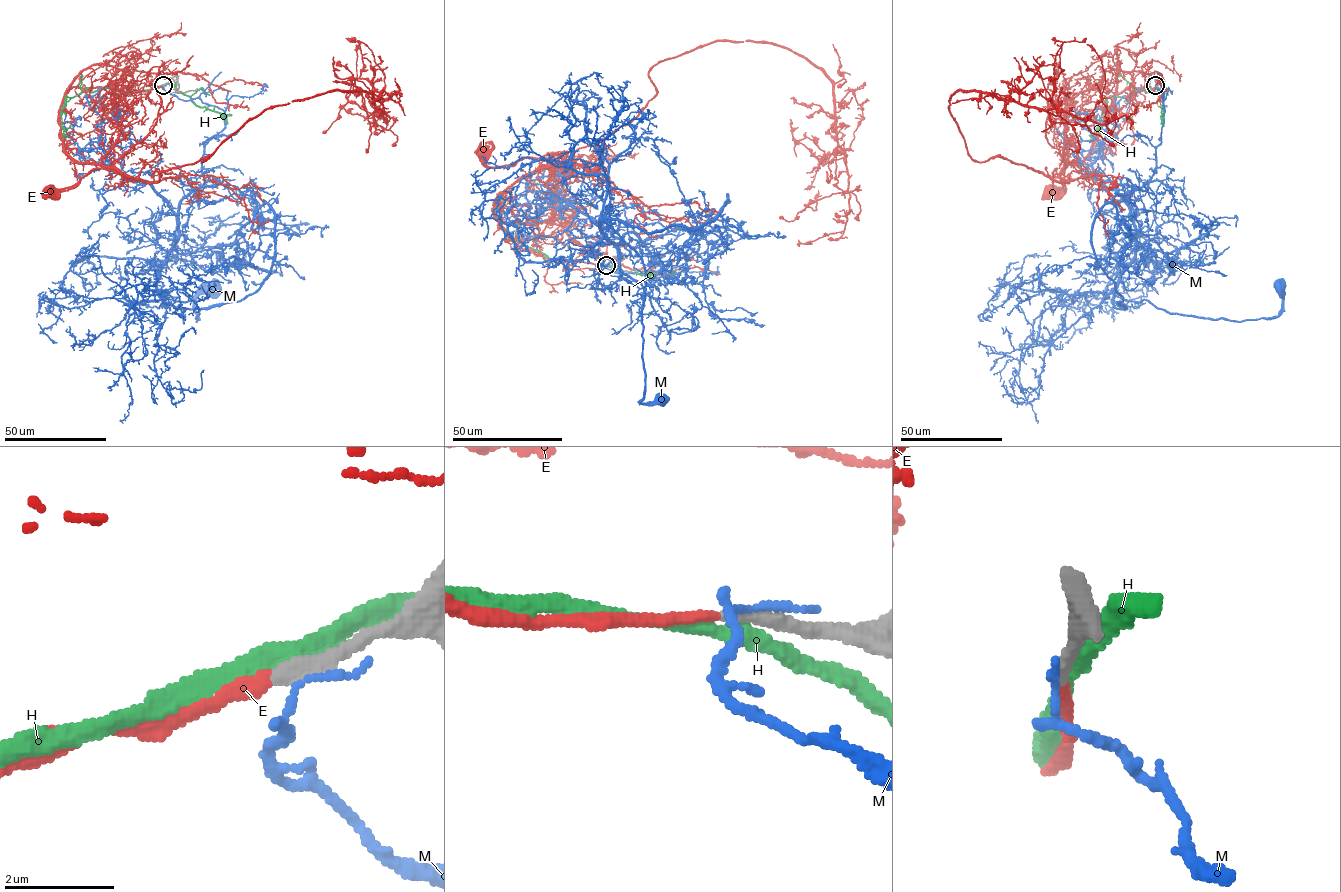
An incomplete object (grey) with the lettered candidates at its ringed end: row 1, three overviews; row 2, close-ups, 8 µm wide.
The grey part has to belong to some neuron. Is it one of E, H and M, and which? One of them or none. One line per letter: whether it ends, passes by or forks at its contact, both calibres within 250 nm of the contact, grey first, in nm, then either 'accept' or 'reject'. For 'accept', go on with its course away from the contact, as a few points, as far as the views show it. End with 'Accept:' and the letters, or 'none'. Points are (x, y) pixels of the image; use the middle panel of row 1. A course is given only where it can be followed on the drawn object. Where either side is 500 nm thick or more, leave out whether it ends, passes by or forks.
E: it ends there; 260 nm thick on the grey side, 220 nm on the other; accept; it runs (606, 265), (554, 262), (515, 241), (495, 219), (497, 197), (558, 163), (558, 154), (489, 167), (484, 152)
H: it passes by; 320 nm thick on the grey side, 340 nm on the other; reject
M: it passes by; 320 nm thick on the grey side, 100 nm on the other; reject
Accept: E

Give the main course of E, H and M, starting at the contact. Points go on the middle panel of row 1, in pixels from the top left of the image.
E: (606, 265), (554, 262), (515, 241), (495, 219), (497, 197), (558, 163), (558, 154), (489, 167), (484, 152)
H: (606, 265), (552, 260), (516, 241), (502, 227), (500, 212), (495, 207), (500, 192)
M: (607, 264), (674, 273), (650, 269), (633, 233), (613, 243), (600, 223), (644, 268), (639, 403), (663, 399)

